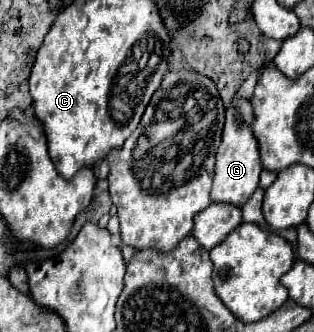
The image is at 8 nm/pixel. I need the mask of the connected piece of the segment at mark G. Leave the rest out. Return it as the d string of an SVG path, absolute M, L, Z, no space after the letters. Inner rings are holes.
M234 96L234 102L226 110L226 124L222 132L222 144L216 152L216 174L214 174L214 186L212 186L212 202L224 202L242 206L250 200L254 190L258 188L262 164L258 154L258 142L252 134L252 106L250 100L240 100Z

